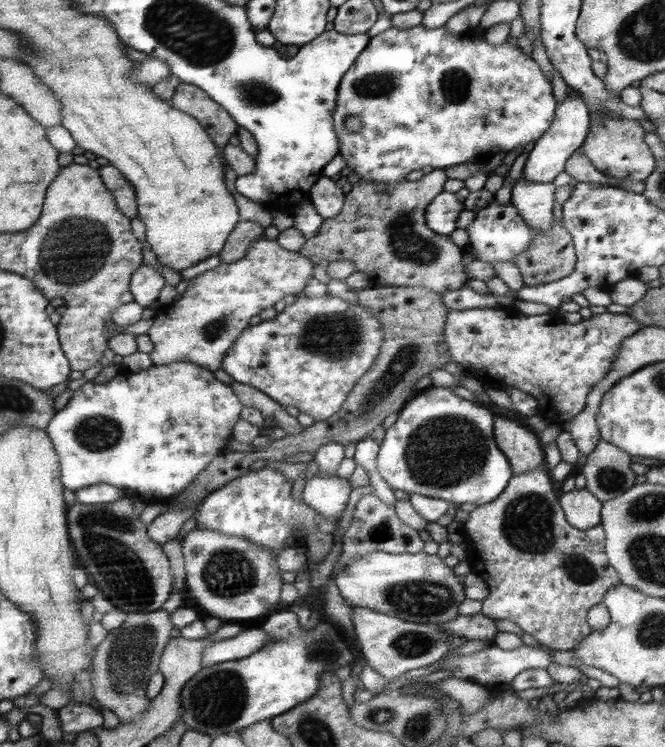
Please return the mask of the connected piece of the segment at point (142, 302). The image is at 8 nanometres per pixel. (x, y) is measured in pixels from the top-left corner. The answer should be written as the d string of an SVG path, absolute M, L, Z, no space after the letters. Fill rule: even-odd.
M148 264L140 266L134 272L133 279L129 284L134 293L136 304L144 308L151 306L153 302L158 300L164 285L164 276L158 270L152 268L152 266L148 266Z

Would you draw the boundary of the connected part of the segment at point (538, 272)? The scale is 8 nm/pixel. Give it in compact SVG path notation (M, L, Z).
M553 220L553 225L547 232L533 230L533 242L529 248L525 248L521 254L516 255L514 264L520 270L524 278L525 286L538 286L544 283L554 283L574 273L577 257L572 235L561 223Z

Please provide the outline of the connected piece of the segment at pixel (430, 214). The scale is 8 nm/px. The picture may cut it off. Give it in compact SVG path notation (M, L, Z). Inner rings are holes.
M442 192L429 205L425 212L425 223L430 230L442 236L450 236L456 230L458 213L464 210L464 202L456 194Z

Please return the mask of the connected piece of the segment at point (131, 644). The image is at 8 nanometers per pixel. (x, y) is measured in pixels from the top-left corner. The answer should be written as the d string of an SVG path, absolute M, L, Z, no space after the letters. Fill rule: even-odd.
M164 610L150 613L127 614L126 621L120 628L108 632L105 640L98 645L97 658L94 658L92 666L92 689L95 698L103 708L109 708L120 719L119 724L126 724L144 714L150 706L151 700L146 694L150 678L159 672L162 654L168 642L170 634L175 626L171 622L172 614Z

